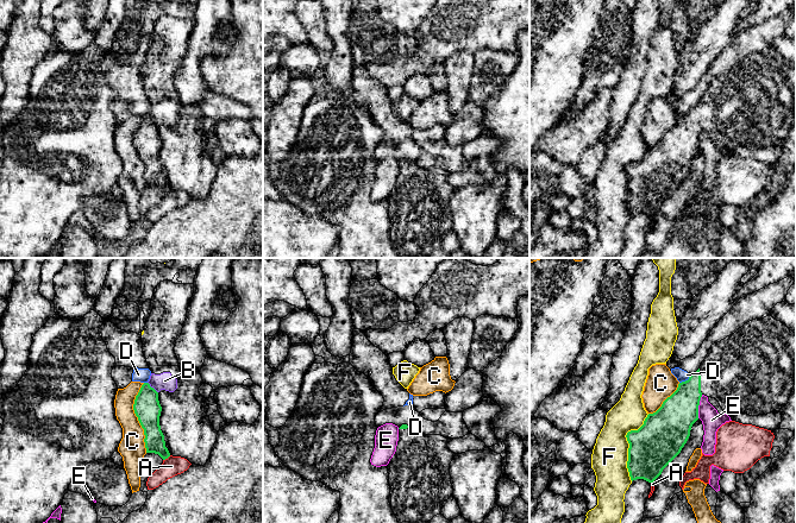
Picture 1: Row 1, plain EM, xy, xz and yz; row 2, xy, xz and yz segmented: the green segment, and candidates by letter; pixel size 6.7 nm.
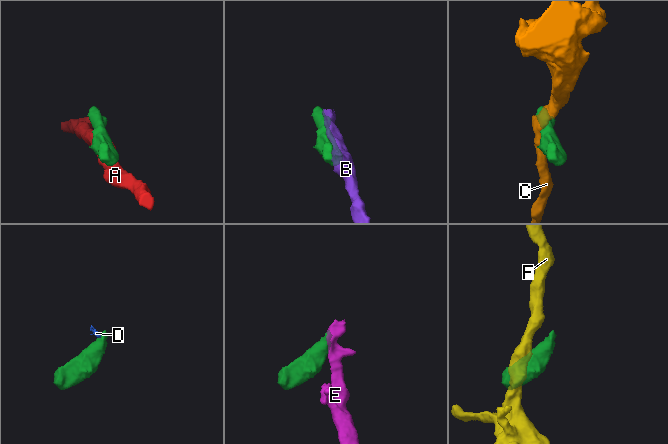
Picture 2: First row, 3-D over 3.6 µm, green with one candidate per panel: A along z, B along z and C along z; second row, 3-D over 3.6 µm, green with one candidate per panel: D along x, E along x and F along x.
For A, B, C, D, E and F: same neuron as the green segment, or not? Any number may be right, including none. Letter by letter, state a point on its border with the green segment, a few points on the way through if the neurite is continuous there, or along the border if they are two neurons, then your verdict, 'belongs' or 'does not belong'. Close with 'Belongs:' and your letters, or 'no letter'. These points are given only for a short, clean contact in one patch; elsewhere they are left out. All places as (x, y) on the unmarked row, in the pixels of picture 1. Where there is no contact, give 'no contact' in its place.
A: meets green in xy at (167, 191); does not belong
B: meets green in xy at (152, 121); does not belong
C: meets green in xy at (137, 150); does not belong
D: meets green in yz at (685, 114); border along yz (690, 108), (679, 117); does not belong
E: meets green in yz at (697, 140); border along yz (702, 128), (699, 136), (697, 151); does not belong
F: meets green in yz at (630, 178); does not belong
Belongs: no letter

